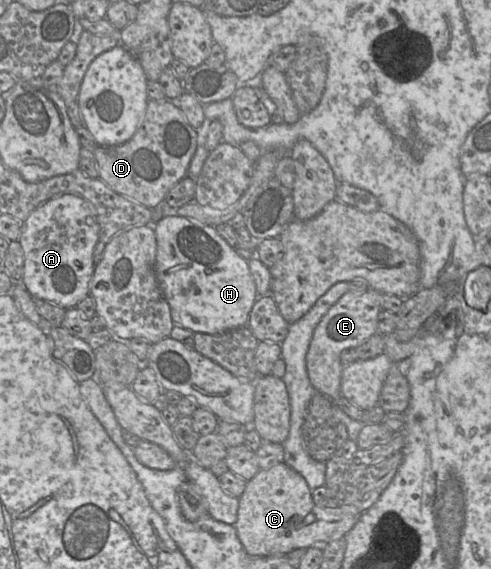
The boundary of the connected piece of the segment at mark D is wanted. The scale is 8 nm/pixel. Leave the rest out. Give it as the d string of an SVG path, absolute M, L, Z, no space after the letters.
M168 99L149 100L144 121L133 137L119 146L97 146L94 155L97 161L99 178L113 191L153 209L165 200L170 189L188 175L191 159L198 145L198 133L188 123L182 110Z

